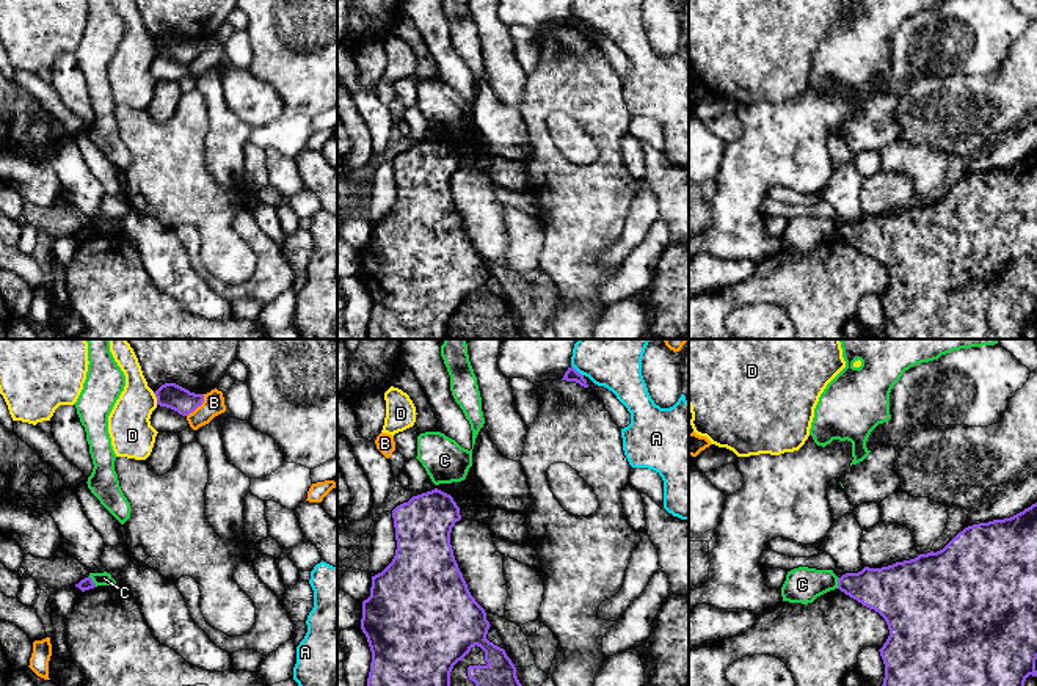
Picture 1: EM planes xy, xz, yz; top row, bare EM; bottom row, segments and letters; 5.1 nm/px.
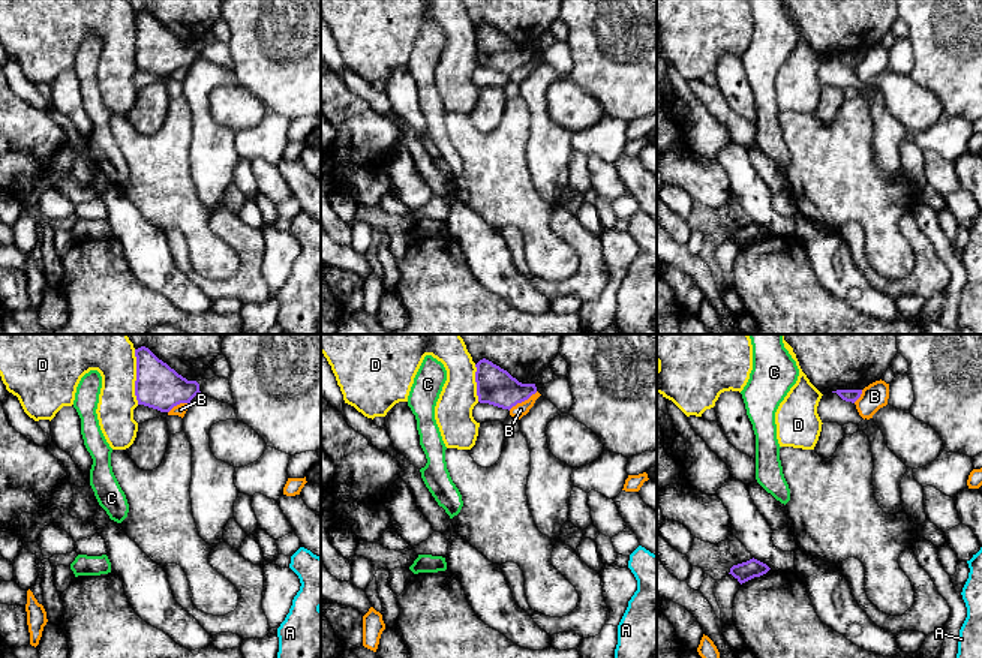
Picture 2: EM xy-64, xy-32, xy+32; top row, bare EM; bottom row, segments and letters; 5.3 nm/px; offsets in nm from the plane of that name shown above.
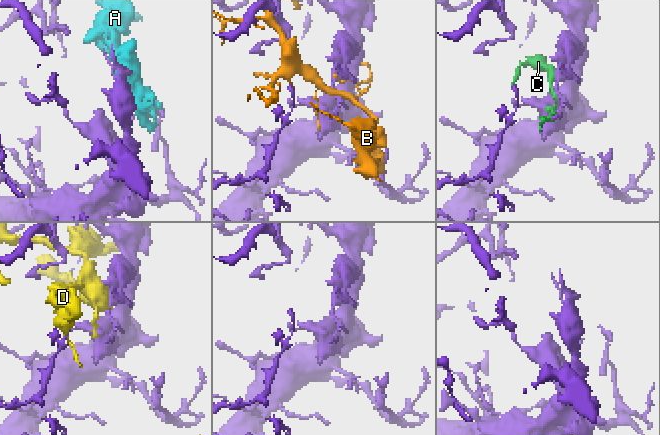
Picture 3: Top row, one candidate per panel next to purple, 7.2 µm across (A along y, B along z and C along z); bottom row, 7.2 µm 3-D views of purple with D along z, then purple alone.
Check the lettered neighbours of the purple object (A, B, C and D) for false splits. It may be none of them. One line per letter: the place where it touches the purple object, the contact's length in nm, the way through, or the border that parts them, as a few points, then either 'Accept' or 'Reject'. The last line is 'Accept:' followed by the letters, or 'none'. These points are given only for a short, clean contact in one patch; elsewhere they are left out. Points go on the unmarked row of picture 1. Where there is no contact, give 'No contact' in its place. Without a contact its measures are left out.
A: Touches purple at xz (576, 19). Shared border 90 nm. Reject
B: Touches purple at xy (198, 54). Shared border 150 nm. Reject
C: Touches purple at xy (91, 229). Shared border 70 nm. Boundary: xy (88, 225), (96, 234). Reject
D: Touches purple at xy (157, 47). Shared border 70 nm. Reject
Accept: none

